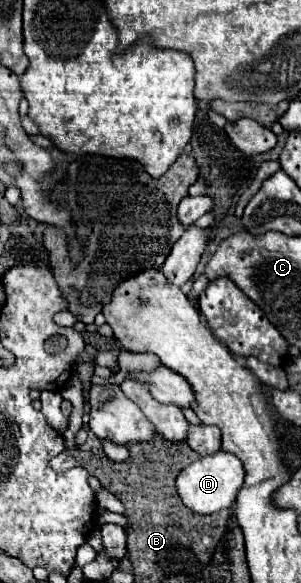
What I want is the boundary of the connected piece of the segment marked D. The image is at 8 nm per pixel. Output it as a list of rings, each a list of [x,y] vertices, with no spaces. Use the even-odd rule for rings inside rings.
[[[219,450],[215,454],[203,456],[203,458],[195,460],[193,464],[185,466],[179,472],[175,484],[177,484],[177,492],[183,500],[183,504],[187,508],[191,508],[193,512],[199,512],[199,514],[213,514],[221,508],[233,506],[235,496],[243,484],[243,478],[245,478],[245,470],[243,470],[243,464],[235,458],[235,454]]]

